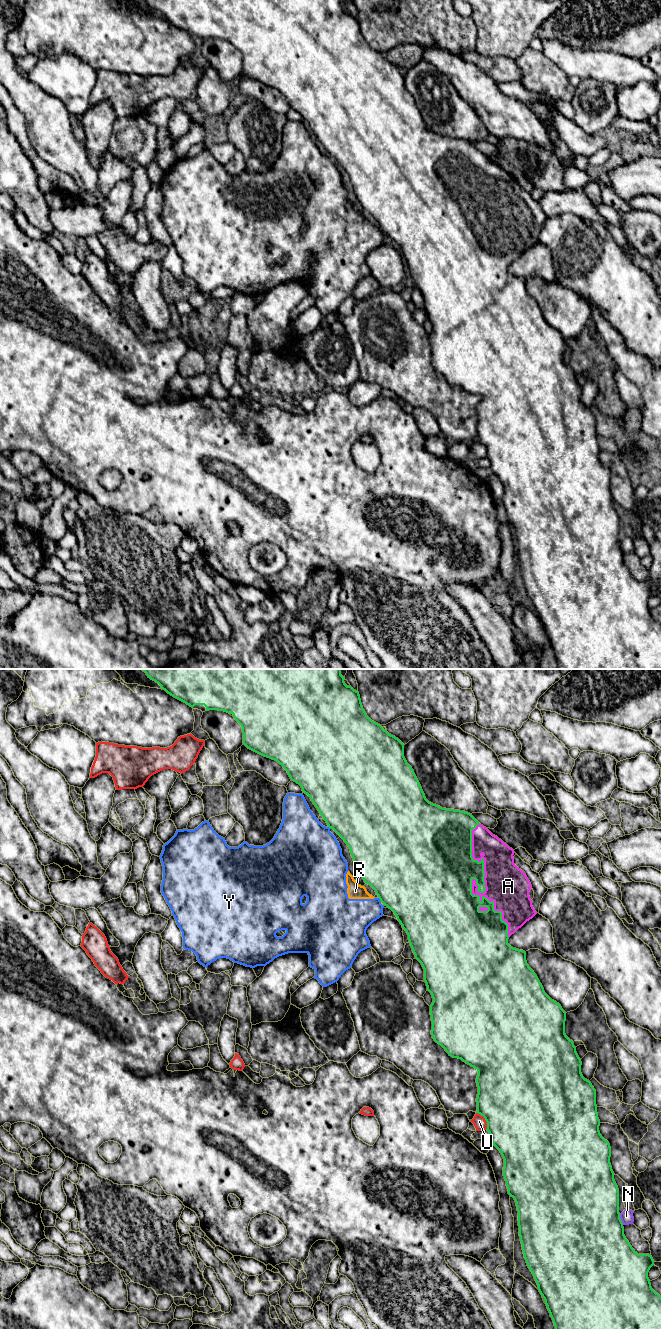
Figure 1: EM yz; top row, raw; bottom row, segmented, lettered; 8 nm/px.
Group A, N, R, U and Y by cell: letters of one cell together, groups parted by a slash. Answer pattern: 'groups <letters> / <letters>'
groups A / N / R Y / U

